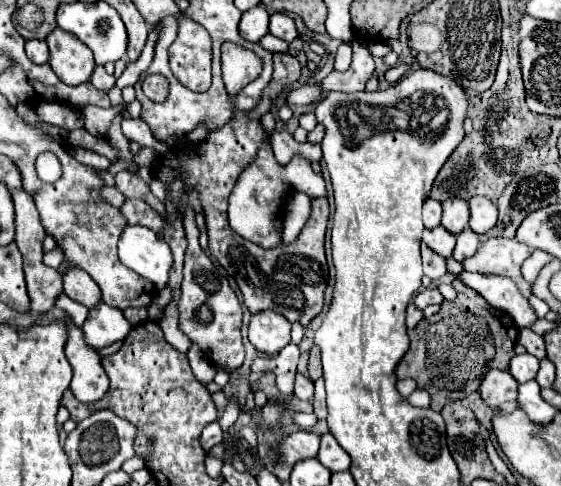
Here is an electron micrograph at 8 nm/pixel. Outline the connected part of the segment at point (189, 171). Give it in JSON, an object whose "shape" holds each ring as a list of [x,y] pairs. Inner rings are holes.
{"shape":[[[276,54],[274,56],[274,74],[270,84],[264,88],[262,98],[258,106],[252,112],[236,112],[224,128],[216,128],[216,132],[210,132],[206,140],[198,144],[188,144],[188,156],[168,152],[166,156],[160,156],[154,164],[154,176],[162,180],[166,192],[170,192],[170,186],[176,178],[184,182],[184,192],[196,192],[204,210],[206,218],[206,230],[208,230],[208,250],[220,266],[236,280],[244,304],[252,314],[262,310],[274,310],[282,314],[288,322],[302,322],[306,328],[312,318],[316,318],[322,312],[324,306],[324,290],[328,284],[328,266],[324,256],[324,234],[328,224],[328,200],[316,198],[312,200],[312,212],[308,218],[308,224],[300,230],[300,236],[292,244],[280,242],[276,248],[260,248],[258,244],[252,244],[244,240],[240,234],[232,232],[228,224],[228,196],[240,176],[244,172],[244,166],[250,166],[260,146],[270,138],[266,130],[260,124],[262,114],[270,112],[274,100],[278,94],[300,80],[302,66],[300,62],[290,54]]]}

